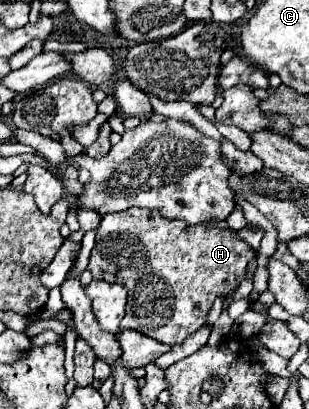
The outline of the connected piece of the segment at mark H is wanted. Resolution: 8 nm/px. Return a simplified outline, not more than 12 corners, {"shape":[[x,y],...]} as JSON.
{"shape":[[105,215],[87,269],[175,345],[243,279],[231,229]]}

